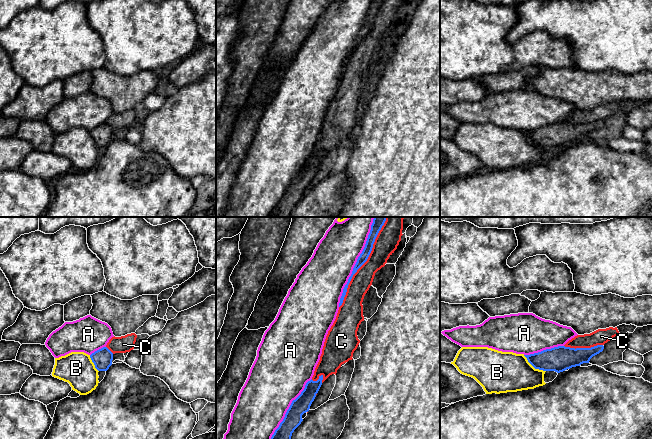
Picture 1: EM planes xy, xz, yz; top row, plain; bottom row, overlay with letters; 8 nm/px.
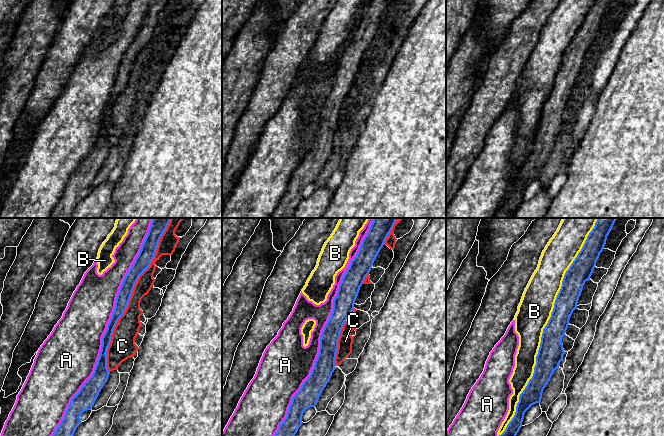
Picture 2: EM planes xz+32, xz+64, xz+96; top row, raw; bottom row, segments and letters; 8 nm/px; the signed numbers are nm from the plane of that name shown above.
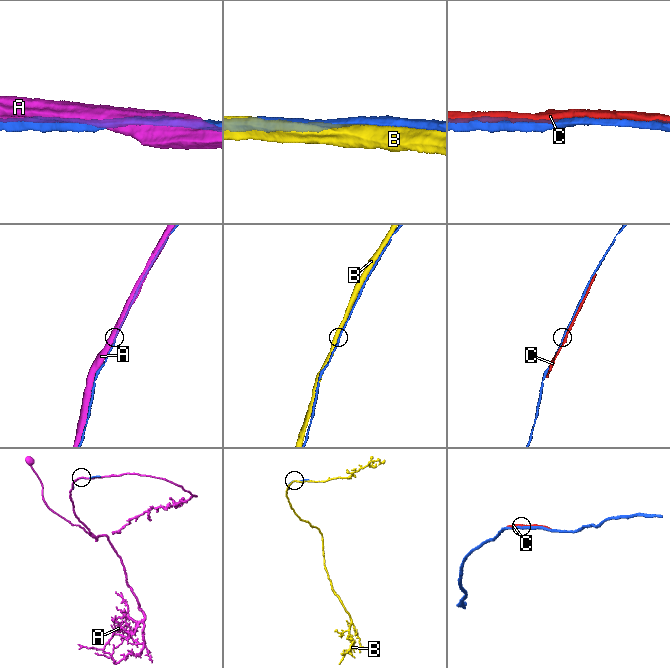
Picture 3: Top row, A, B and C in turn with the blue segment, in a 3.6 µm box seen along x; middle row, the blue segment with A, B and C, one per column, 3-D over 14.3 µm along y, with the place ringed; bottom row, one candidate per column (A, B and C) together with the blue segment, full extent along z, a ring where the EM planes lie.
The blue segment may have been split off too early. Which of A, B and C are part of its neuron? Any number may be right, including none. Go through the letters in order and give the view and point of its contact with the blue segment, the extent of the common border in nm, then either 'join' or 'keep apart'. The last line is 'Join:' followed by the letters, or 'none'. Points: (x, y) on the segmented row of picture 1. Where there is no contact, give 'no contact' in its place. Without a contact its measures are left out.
A: meets blue in xz at (356, 262); contact 800 nm long; keep apart
B: meets blue in yz at (534, 367); contact 220 nm long; keep apart
C: meets blue in xz at (365, 261); contact 800 nm long; keep apart
Join: none

